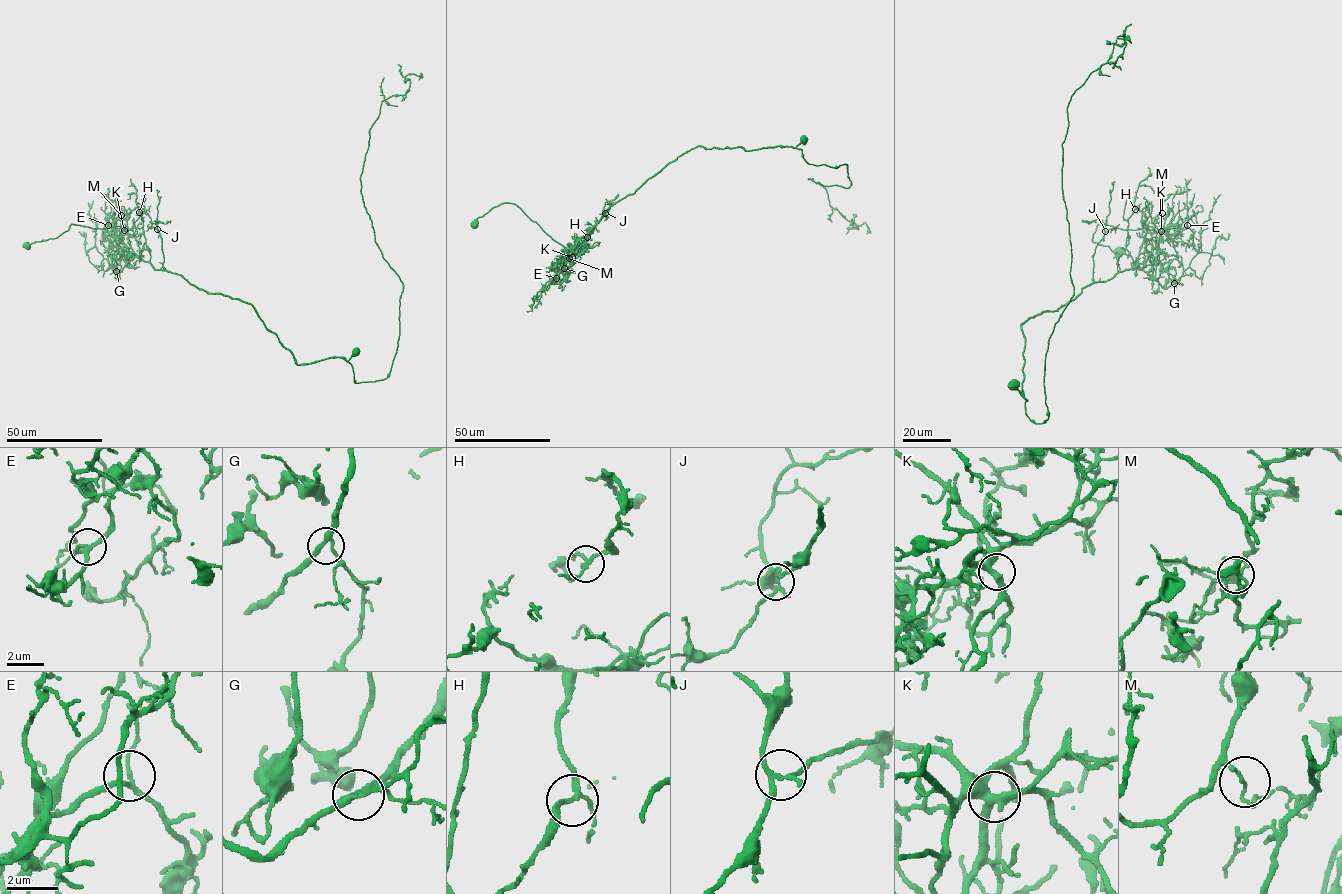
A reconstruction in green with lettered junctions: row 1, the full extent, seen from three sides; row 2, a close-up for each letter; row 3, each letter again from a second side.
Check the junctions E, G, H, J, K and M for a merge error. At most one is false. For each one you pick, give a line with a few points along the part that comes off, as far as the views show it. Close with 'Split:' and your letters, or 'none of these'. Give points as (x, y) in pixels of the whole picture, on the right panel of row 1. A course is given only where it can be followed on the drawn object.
M: Course of the part to remove: (1162, 213), (1167, 215), (1159, 230), (1121, 230), (1098, 224), (1092, 241), (1112, 251), (1124, 250)
Split: M

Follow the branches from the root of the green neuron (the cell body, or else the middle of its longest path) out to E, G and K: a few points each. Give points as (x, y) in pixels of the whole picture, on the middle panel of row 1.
E: (802, 139), (795, 147), (746, 150), (742, 147), (698, 146), (686, 151), (608, 208), (566, 254), (556, 278)
G: (802, 139), (795, 147), (746, 150), (742, 147), (698, 146), (686, 151), (608, 208), (577, 243), (564, 268)
K: (802, 139), (795, 147), (698, 146), (686, 151), (608, 208), (574, 244), (572, 257)

